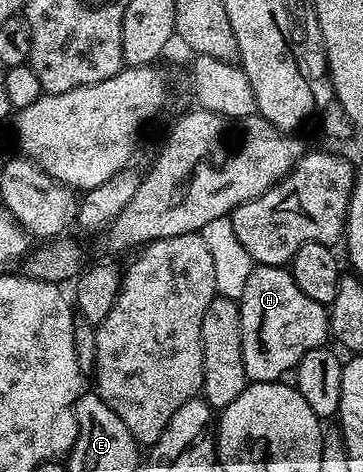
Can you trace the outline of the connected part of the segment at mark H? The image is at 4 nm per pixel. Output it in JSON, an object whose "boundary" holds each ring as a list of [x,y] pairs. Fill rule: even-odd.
{"boundary":[[[252,265],[249,272],[249,280],[245,280],[245,292],[241,292],[241,296],[237,299],[239,311],[241,312],[241,356],[245,360],[245,372],[251,382],[278,382],[284,377],[286,370],[294,371],[299,361],[311,349],[322,347],[329,338],[329,327],[327,324],[328,307],[317,304],[317,300],[309,300],[309,296],[305,296],[305,292],[301,292],[301,288],[297,288],[297,280],[293,280],[290,269],[281,266],[261,266]]]}

